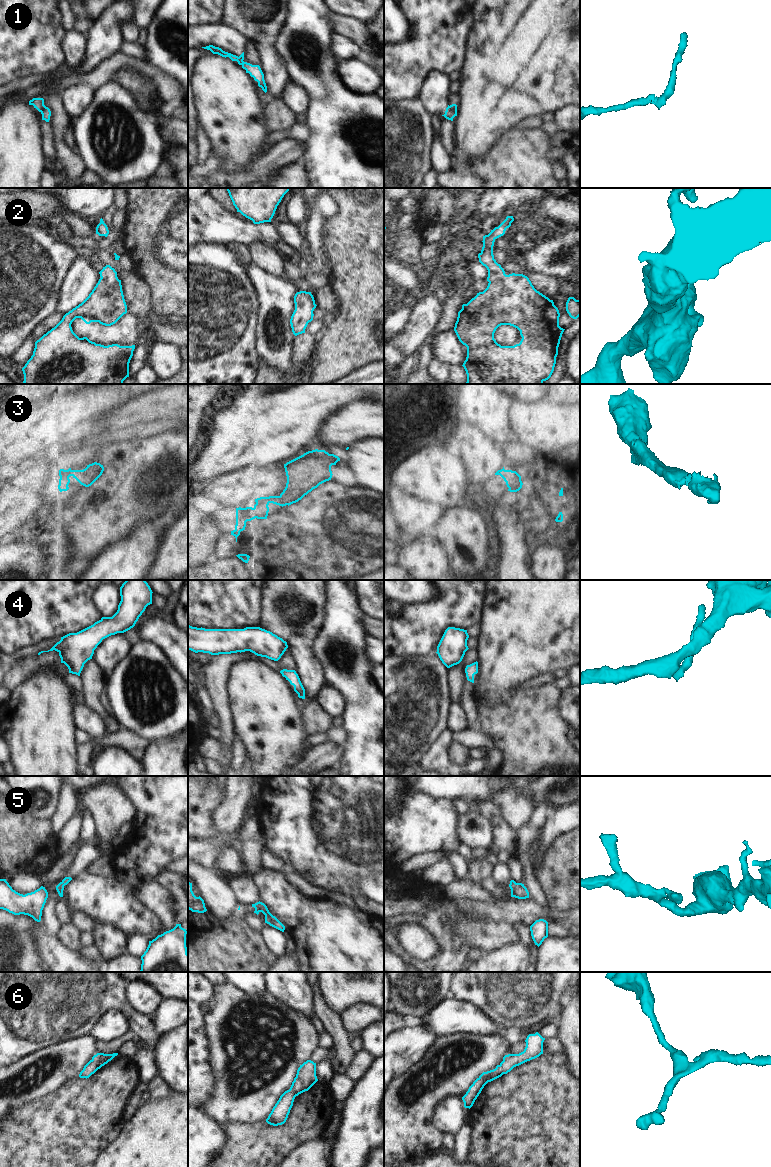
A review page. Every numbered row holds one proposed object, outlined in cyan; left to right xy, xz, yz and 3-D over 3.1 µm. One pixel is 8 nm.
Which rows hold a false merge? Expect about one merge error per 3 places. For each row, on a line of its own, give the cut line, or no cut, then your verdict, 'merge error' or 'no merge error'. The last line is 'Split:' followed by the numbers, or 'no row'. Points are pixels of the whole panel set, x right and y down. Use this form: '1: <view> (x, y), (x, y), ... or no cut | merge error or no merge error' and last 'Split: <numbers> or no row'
1: xz (238, 57), (242, 64) | merge error
2: no cut | no merge error
3: no cut | no merge error
4: no cut | no merge error
5: no cut | no merge error
6: no cut | no merge error
Split: 1

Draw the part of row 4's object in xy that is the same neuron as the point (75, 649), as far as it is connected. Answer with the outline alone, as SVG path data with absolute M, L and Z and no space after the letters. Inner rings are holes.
M126 580L120 587L121 601L118 605L117 612L112 617L102 617L93 625L77 633L69 633L61 637L61 640L50 650L41 651L38 655L43 652L55 650L59 653L61 663L64 663L68 667L69 673L80 676L84 664L92 659L94 650L103 639L117 633L124 633L135 626L146 607L152 604L152 593L150 586L145 580Z

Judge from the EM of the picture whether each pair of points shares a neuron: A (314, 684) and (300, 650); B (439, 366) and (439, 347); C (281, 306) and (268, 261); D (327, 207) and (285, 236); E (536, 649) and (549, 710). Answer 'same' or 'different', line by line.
A: same
B: different
C: different
D: different
E: different

